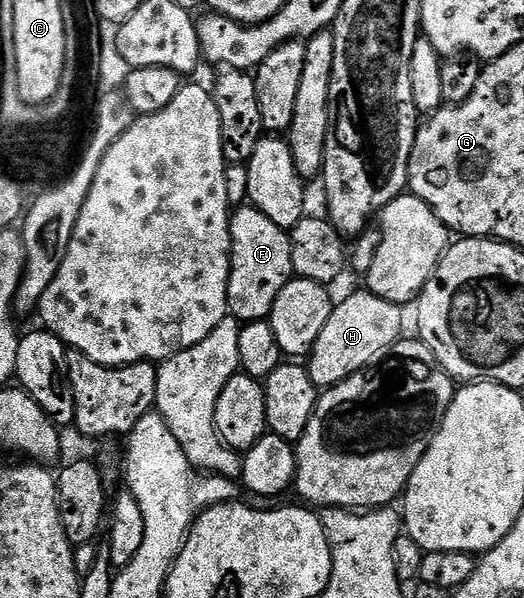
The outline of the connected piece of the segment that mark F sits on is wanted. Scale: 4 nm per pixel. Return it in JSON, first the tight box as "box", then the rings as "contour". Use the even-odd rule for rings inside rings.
{"box":[229,204,294,322],"contour":[[[252,204],[232,211],[229,219],[231,252],[229,253],[229,314],[238,322],[260,322],[268,319],[275,308],[275,296],[294,277],[289,235],[279,224],[267,220]]]}

